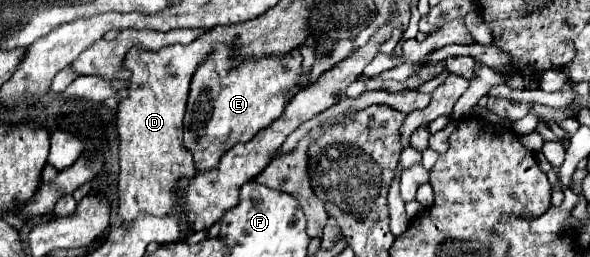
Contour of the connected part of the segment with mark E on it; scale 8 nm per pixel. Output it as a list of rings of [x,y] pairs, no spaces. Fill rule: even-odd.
[[[216,46],[212,56],[192,78],[184,116],[184,144],[194,154],[198,170],[214,168],[226,150],[252,140],[258,130],[276,120],[288,104],[284,90],[296,86],[296,78],[302,72],[302,56],[298,48],[286,58],[266,56],[258,60],[244,60],[238,68],[230,68],[230,52],[232,50],[228,46]]]

